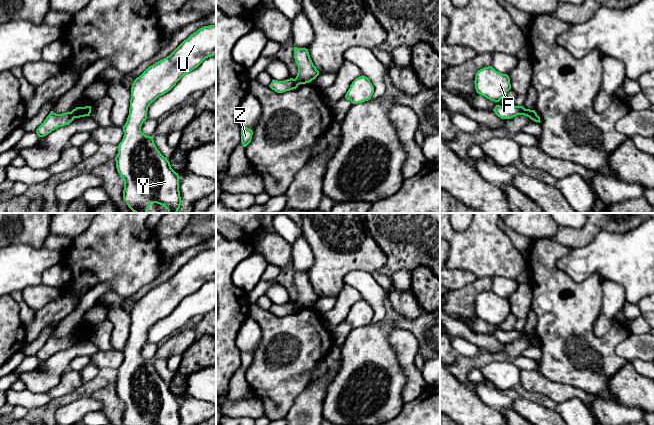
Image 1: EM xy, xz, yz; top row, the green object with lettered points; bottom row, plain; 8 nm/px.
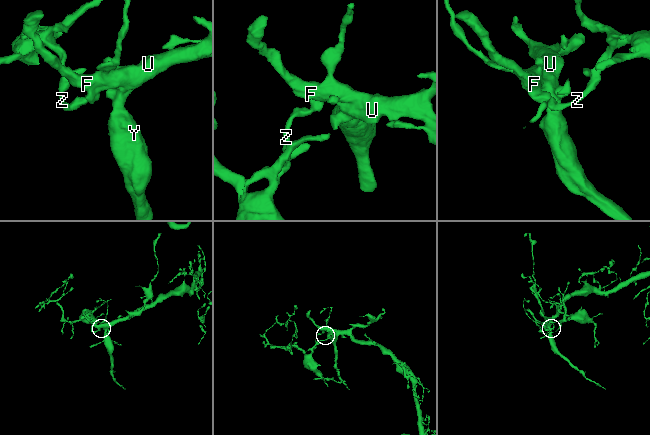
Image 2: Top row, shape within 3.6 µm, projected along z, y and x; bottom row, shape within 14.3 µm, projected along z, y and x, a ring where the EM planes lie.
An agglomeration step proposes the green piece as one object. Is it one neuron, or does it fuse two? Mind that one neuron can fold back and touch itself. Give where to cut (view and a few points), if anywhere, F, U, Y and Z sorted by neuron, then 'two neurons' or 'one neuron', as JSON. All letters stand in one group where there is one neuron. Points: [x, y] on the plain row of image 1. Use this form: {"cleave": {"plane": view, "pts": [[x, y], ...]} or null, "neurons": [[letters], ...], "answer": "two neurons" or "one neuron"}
{"cleave": {"plane": "xy", "pts": [[70, 336], [73, 342]]}, "neurons": [["F", "U", "Y"], ["Z"]], "answer": "two neurons"}

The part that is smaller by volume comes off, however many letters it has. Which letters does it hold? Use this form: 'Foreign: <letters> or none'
Foreign: Z

